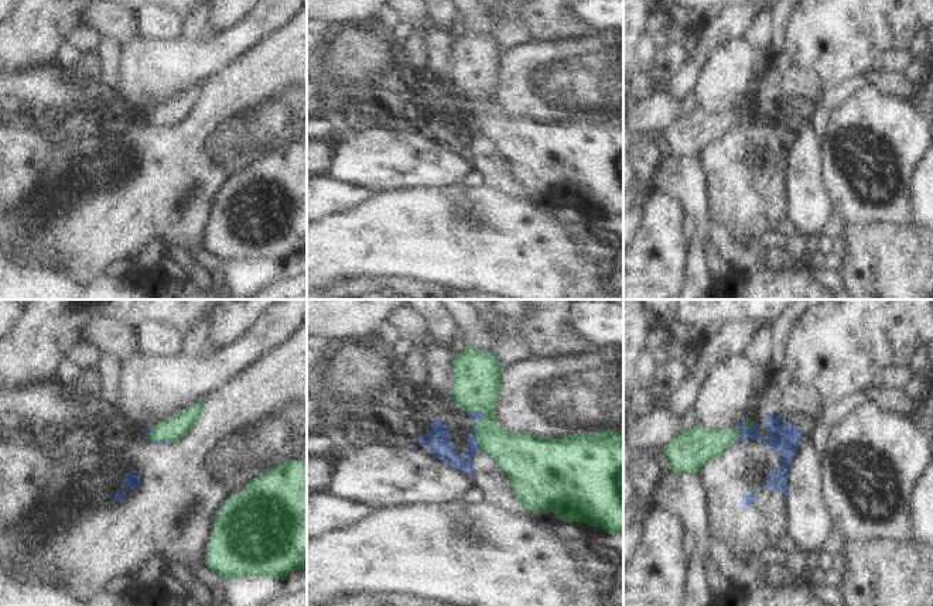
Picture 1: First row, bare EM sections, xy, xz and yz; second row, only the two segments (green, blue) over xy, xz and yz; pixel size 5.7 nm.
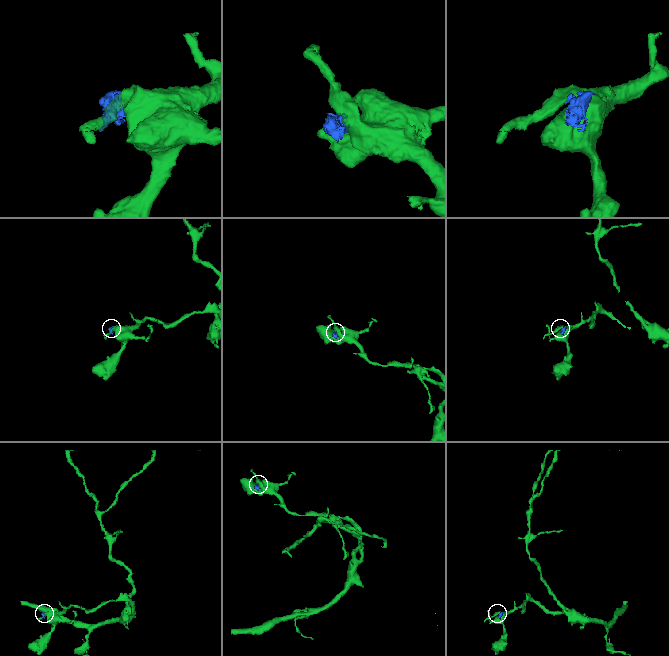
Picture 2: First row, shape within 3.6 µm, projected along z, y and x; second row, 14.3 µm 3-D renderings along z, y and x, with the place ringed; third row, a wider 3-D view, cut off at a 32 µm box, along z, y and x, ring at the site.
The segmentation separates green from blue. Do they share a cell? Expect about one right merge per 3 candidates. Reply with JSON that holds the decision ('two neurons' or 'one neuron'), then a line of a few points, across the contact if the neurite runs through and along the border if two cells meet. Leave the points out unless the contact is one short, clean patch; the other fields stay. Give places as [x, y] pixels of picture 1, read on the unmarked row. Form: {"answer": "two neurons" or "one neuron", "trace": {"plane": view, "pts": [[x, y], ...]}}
{"answer": "two neurons"}

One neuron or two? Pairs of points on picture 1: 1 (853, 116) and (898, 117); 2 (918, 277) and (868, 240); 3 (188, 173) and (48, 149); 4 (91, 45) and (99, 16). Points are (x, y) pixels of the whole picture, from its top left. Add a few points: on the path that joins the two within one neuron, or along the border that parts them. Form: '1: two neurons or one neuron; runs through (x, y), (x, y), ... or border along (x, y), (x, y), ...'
1: one neuron; runs through (864, 115), (867, 117), (887, 117)
2: one neuron; runs through (905, 277), (881, 253)
3: two neurons; border along (58, 146), (57, 154), (48, 167)
4: two neurons; border along (85, 28), (102, 37)

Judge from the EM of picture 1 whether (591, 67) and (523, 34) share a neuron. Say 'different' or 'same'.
different

